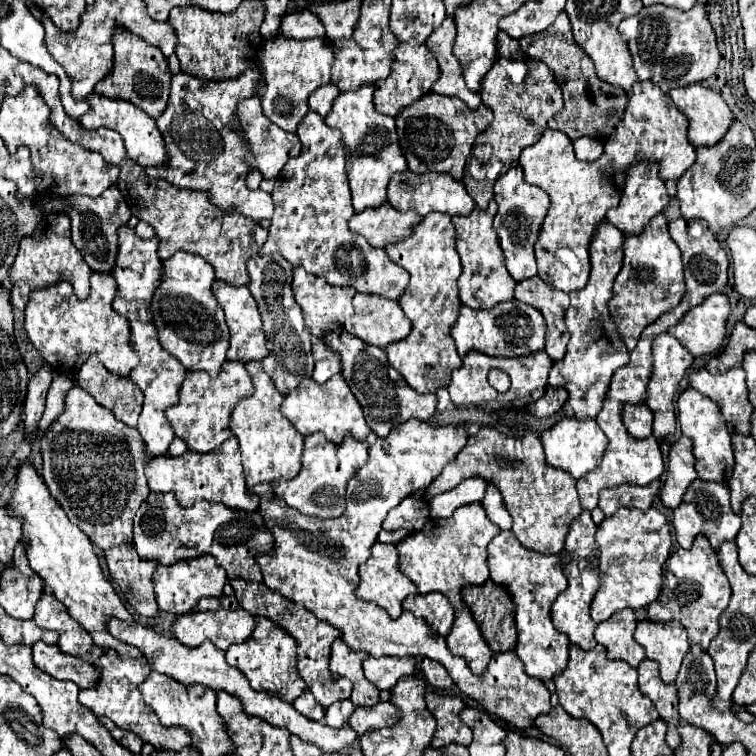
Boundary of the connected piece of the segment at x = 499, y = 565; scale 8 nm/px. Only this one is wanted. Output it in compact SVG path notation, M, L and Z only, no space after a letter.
M499 532L489 544L489 570L491 580L507 586L515 602L515 624L517 624L517 648L515 654L525 666L525 672L541 682L551 680L567 668L569 638L559 632L551 622L551 604L567 588L567 578L563 574L561 554L541 554L527 550L519 544L513 532Z

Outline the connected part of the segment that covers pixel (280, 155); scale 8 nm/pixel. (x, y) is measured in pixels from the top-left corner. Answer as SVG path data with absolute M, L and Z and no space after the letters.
M257 96L243 100L243 102L239 104L239 110L237 110L237 112L239 112L241 124L243 124L243 128L245 128L245 136L247 136L249 144L251 144L251 148L253 148L255 168L257 168L265 178L269 178L269 174L271 174L271 178L277 178L279 172L283 170L285 162L287 162L289 158L293 158L293 156L299 156L299 152L301 152L301 142L299 142L299 138L297 138L295 134L283 132L283 130L277 128L271 120L265 118L263 112L261 112L261 100L259 100Z

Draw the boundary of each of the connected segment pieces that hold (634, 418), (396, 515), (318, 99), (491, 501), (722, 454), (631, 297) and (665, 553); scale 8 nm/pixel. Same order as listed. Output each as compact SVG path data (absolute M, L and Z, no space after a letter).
M625 406L627 412L627 430L633 438L647 438L651 436L651 424L653 424L653 414L649 408L643 406Z
M407 496L405 500L401 500L399 506L395 506L387 518L383 520L383 528L393 532L393 530L409 530L409 532L417 532L421 530L429 520L429 506L425 500Z
M325 84L319 86L310 96L308 100L311 112L317 112L321 116L325 116L331 110L333 100L339 96L339 88L335 84Z
M493 484L487 486L487 494L481 504L485 506L485 512L493 524L497 524L501 530L511 530L511 516L507 514L501 494L497 494L497 488L493 488Z
M687 388L677 400L677 410L679 410L681 432L693 440L693 454L697 458L697 464L695 464L697 476L705 482L727 484L735 466L735 458L733 458L731 434L727 430L727 424L717 404L713 404L713 400L709 400L707 396L701 396L697 390Z
M663 214L653 216L653 220L645 226L641 236L625 238L625 260L623 268L613 284L613 298L609 300L611 318L625 342L631 350L641 332L653 324L661 314L673 310L685 294L683 282L683 264L677 244L671 240L667 230L667 220Z
M619 508L613 516L605 518L595 536L599 544L601 588L591 604L591 618L603 622L623 608L639 610L657 600L663 580L663 564L671 552L671 532L667 518L657 510Z

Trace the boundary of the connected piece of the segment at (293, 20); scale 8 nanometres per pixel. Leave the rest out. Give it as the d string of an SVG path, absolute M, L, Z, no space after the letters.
M303 10L301 16L285 16L285 20L281 20L281 28L279 34L285 38L323 38L325 36L325 26L321 24L321 20L317 20L317 16L313 16L313 12Z

